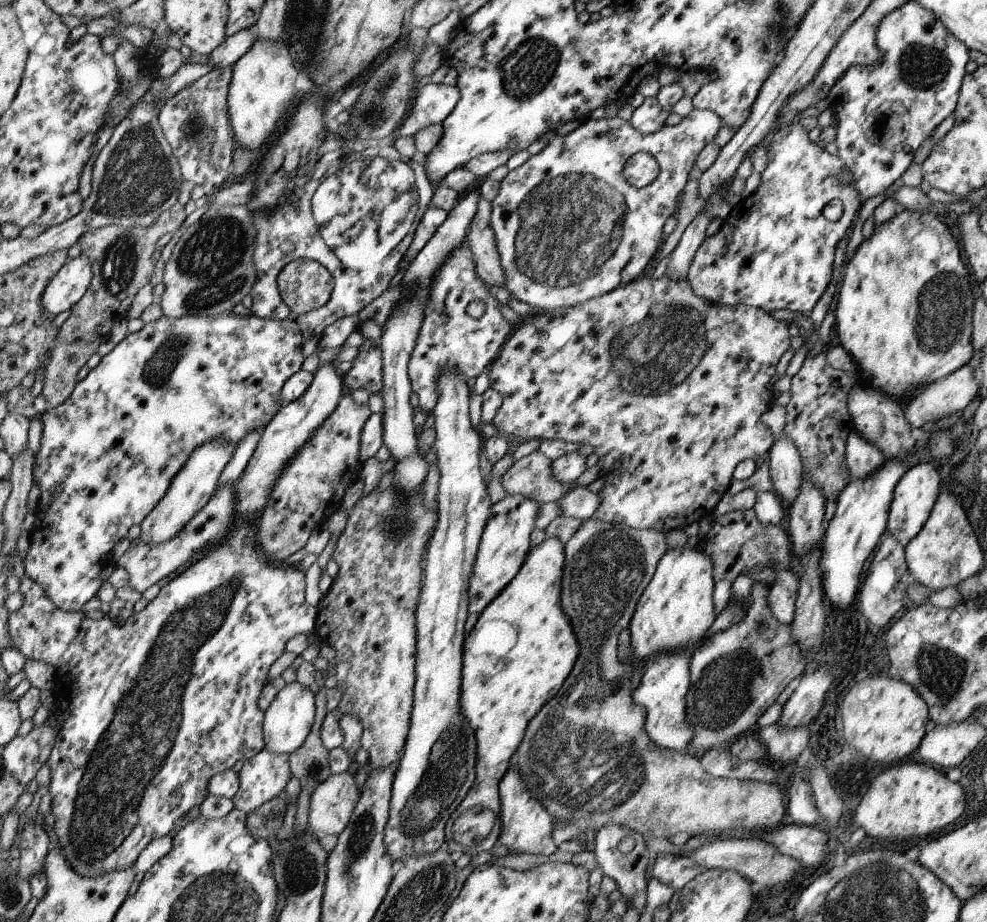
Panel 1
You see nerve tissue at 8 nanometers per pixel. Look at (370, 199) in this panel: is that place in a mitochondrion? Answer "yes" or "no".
yes

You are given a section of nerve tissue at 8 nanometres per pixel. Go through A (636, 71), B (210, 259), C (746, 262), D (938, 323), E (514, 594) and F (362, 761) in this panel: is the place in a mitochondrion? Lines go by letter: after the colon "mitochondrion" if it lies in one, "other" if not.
A: other
B: mitochondrion
C: other
D: mitochondrion
E: other
F: other

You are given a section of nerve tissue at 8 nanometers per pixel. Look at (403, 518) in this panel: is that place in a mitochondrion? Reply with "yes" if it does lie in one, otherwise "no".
yes

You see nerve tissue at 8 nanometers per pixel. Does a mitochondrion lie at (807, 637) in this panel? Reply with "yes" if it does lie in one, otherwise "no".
no

